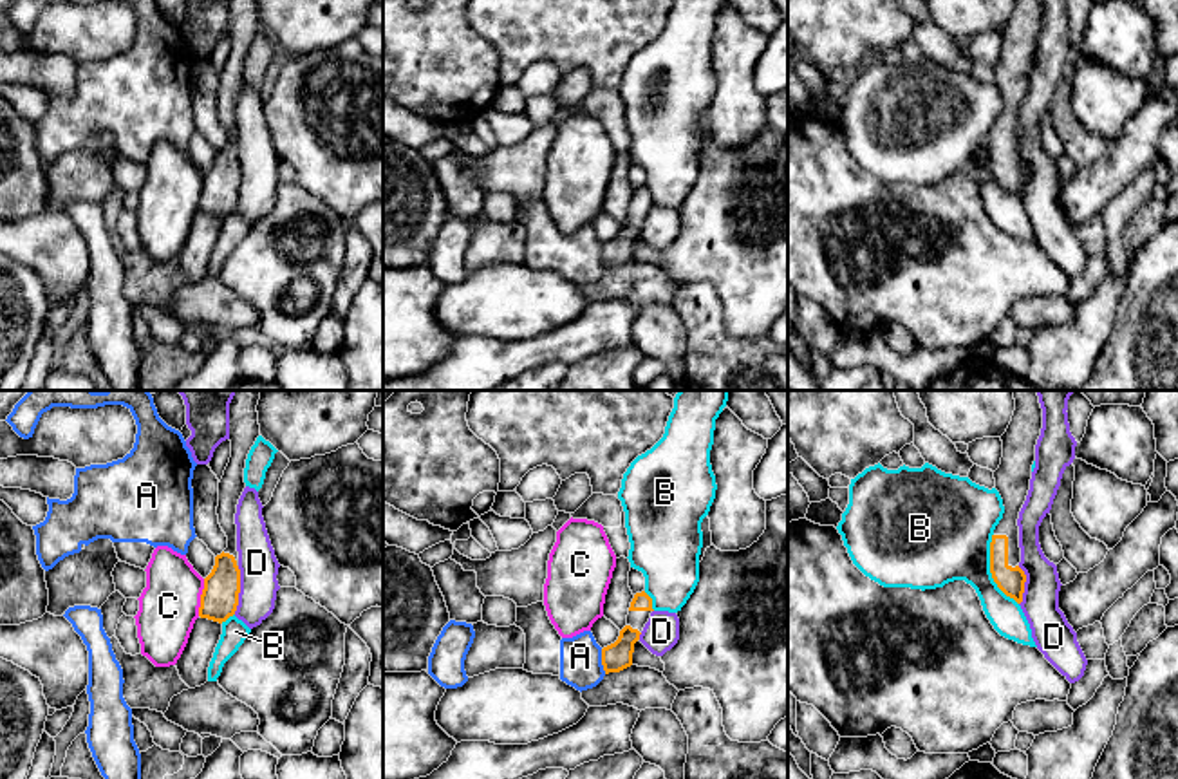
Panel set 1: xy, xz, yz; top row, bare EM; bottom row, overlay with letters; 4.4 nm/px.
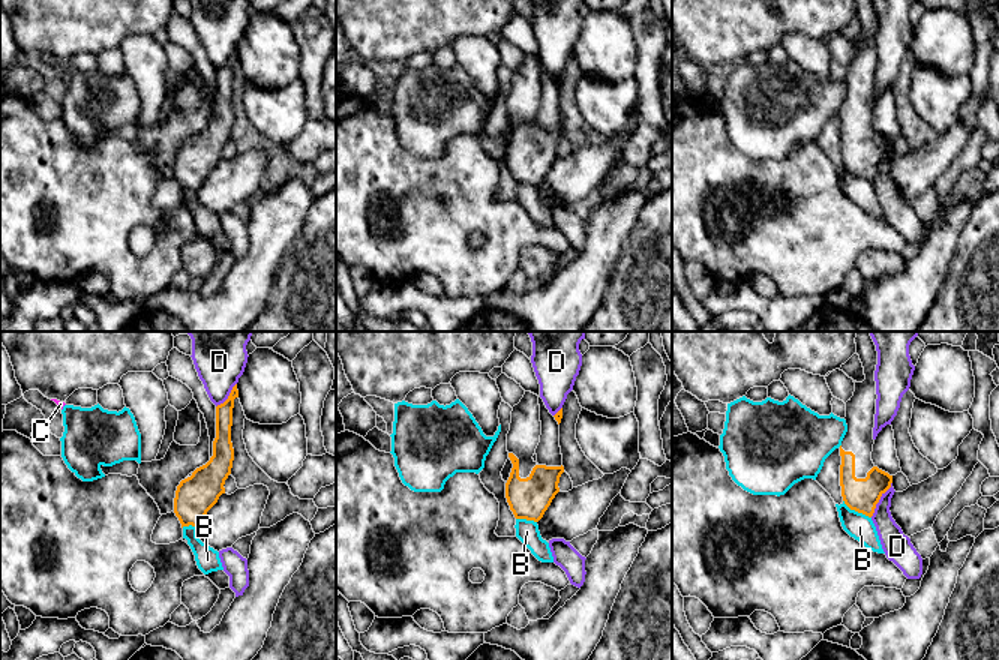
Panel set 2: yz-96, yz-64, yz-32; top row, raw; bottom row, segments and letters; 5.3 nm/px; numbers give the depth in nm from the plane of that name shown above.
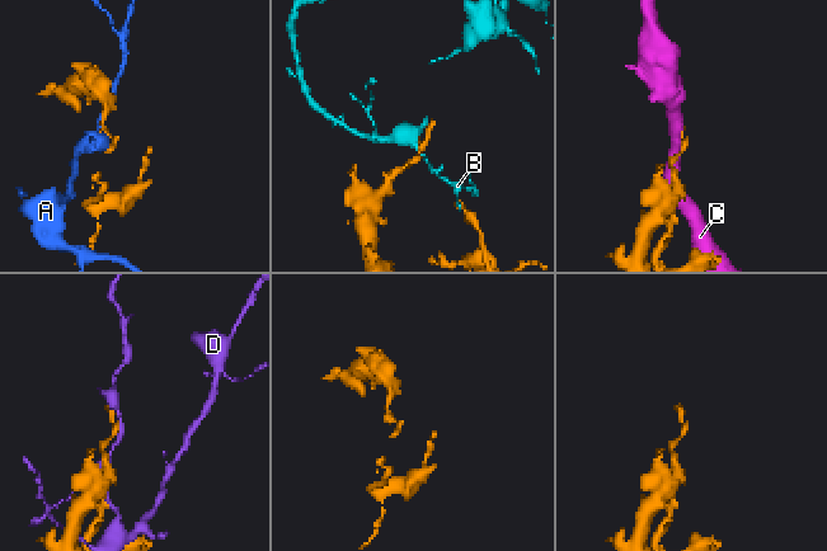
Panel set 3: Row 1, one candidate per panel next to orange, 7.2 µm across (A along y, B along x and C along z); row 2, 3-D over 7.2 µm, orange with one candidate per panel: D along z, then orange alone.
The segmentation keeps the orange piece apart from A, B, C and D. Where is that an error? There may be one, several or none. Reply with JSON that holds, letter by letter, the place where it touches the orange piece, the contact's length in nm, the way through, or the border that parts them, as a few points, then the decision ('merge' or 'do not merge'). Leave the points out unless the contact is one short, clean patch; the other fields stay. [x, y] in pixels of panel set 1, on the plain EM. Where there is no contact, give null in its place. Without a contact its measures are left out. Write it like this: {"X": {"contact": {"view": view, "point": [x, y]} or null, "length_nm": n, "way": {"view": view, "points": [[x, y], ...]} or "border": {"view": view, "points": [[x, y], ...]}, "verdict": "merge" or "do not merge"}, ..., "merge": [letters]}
{"A": {"contact": {"view": "xz", "point": [602, 257]}, "length_nm": 110, "verdict": "do not merge"}, "B": {"contact": {"view": "yz", "point": [991, 165]}, "length_nm": 340, "border": {"view": "yz", "points": [[992, 129], [991, 172], [1018, 199]]}, "verdict": "do not merge"}, "C": {"contact": {"view": "xy", "point": [201, 192]}, "length_nm": 170, "verdict": "do not merge"}, "D": {"contact": {"view": "xy", "point": [239, 185]}, "length_nm": 220, "verdict": "do not merge"}, "merge": []}

